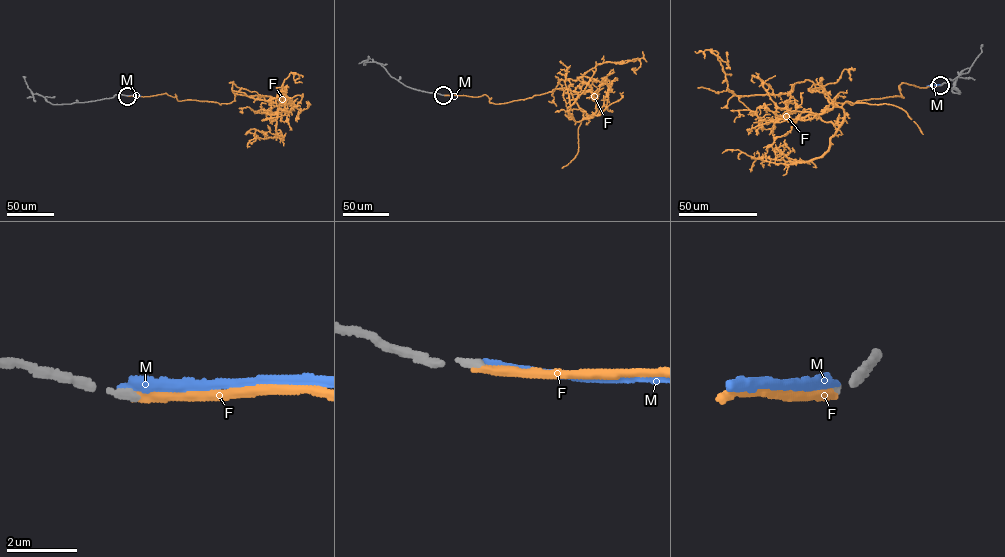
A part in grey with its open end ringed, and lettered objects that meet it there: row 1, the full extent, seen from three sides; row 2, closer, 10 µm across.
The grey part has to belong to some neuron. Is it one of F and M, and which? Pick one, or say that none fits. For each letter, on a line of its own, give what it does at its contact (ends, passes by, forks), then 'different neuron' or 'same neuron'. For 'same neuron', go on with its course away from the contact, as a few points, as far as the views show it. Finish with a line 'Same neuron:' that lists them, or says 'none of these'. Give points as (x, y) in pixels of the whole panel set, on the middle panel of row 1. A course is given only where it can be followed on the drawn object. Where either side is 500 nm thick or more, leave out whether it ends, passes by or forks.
F: it ends | same neuron | via (443, 95), (485, 94), (498, 104), (569, 88), (582, 111), (580, 121), (568, 112), (595, 71), (596, 61)
M: it ends | different neuron
Same neuron: F

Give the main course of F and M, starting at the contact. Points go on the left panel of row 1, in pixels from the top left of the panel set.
F: (127, 96), (165, 93), (220, 105), (236, 94), (270, 96), (281, 101), (275, 130), (283, 139), (278, 135)
M: (127, 95), (140, 96)

